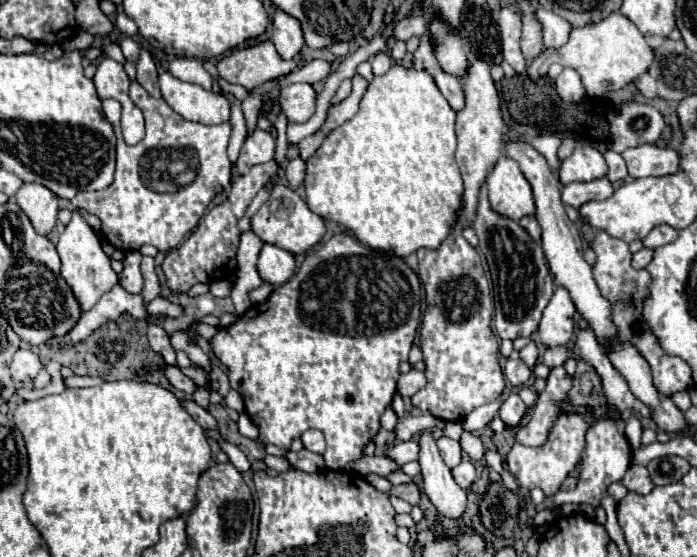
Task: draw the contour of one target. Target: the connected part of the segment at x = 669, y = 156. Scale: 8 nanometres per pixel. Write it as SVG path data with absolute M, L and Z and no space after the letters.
M653 144L629 148L623 152L623 158L627 162L631 178L675 174L679 172L679 162L681 162L681 156L677 150L659 148Z

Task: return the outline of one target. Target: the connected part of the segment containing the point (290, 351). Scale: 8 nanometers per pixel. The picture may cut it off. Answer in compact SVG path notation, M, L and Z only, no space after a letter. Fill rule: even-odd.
M343 232L343 234L335 234L325 244L321 244L317 252L307 254L299 272L289 282L275 288L263 304L253 304L243 316L239 316L239 320L235 324L221 328L211 338L211 348L213 348L215 356L227 366L231 388L235 388L241 394L241 398L245 402L245 410L251 416L251 422L259 428L259 436L257 436L259 446L265 448L267 444L275 444L279 448L289 450L291 442L295 438L299 438L307 428L317 428L325 434L326 438L327 445L323 454L326 469L343 470L349 462L357 462L363 456L365 444L369 440L373 440L373 436L379 430L379 418L381 418L383 410L391 404L391 398L395 394L395 384L399 378L399 362L407 360L407 356L409 356L409 350L411 350L411 344L415 338L415 330L419 326L419 316L421 316L419 276L399 256L367 248L365 244L361 244L359 240L355 240L353 236Z

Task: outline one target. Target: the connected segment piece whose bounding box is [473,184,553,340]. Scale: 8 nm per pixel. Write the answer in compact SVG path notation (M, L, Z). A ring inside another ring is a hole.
M487 184L479 190L477 216L473 220L473 230L479 238L479 250L485 254L495 296L495 332L499 338L515 340L519 336L531 336L541 320L541 314L553 296L553 282L549 278L549 268L541 244L537 244L519 222L495 212L487 198Z

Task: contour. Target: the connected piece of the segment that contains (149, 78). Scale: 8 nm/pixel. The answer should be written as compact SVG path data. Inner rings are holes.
M141 48L141 56L137 62L137 82L155 98L161 96L159 86L157 86L157 68L153 62L153 56L147 48Z

